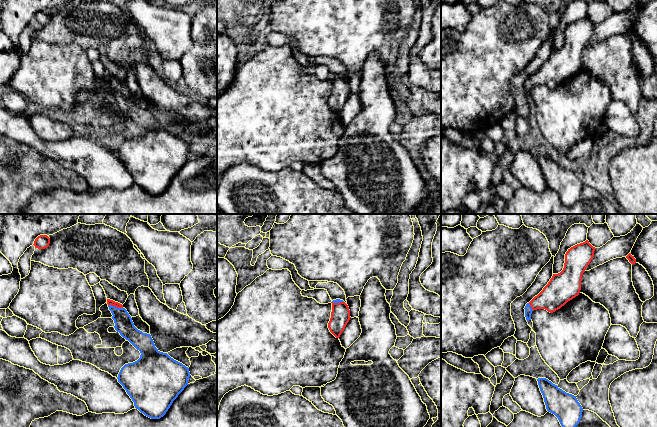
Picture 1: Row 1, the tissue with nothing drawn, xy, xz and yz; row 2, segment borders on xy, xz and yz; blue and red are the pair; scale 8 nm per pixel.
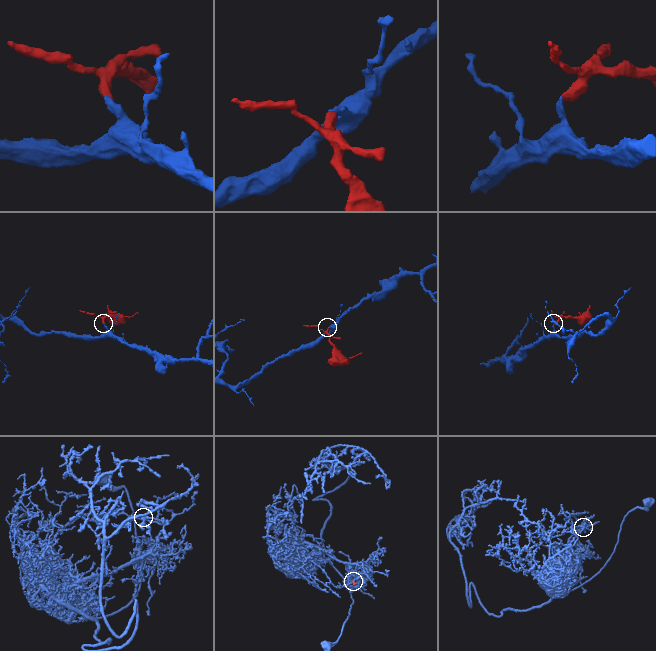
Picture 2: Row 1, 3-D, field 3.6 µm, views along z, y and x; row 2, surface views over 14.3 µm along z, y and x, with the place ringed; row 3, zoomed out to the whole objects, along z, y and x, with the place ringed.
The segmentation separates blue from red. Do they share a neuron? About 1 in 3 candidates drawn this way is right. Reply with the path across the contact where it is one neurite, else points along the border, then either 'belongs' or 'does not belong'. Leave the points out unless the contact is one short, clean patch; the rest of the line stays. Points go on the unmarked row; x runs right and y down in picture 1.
across xy (124, 101), (120, 90), (114, 82), (110, 78) | belongs

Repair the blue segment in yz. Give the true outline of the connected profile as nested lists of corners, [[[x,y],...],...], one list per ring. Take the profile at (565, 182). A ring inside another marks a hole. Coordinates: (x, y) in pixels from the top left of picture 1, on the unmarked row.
[[[538,154],[537,157],[547,187],[558,194],[562,204],[569,207],[574,205],[583,188],[576,172],[566,169],[546,154]]]

